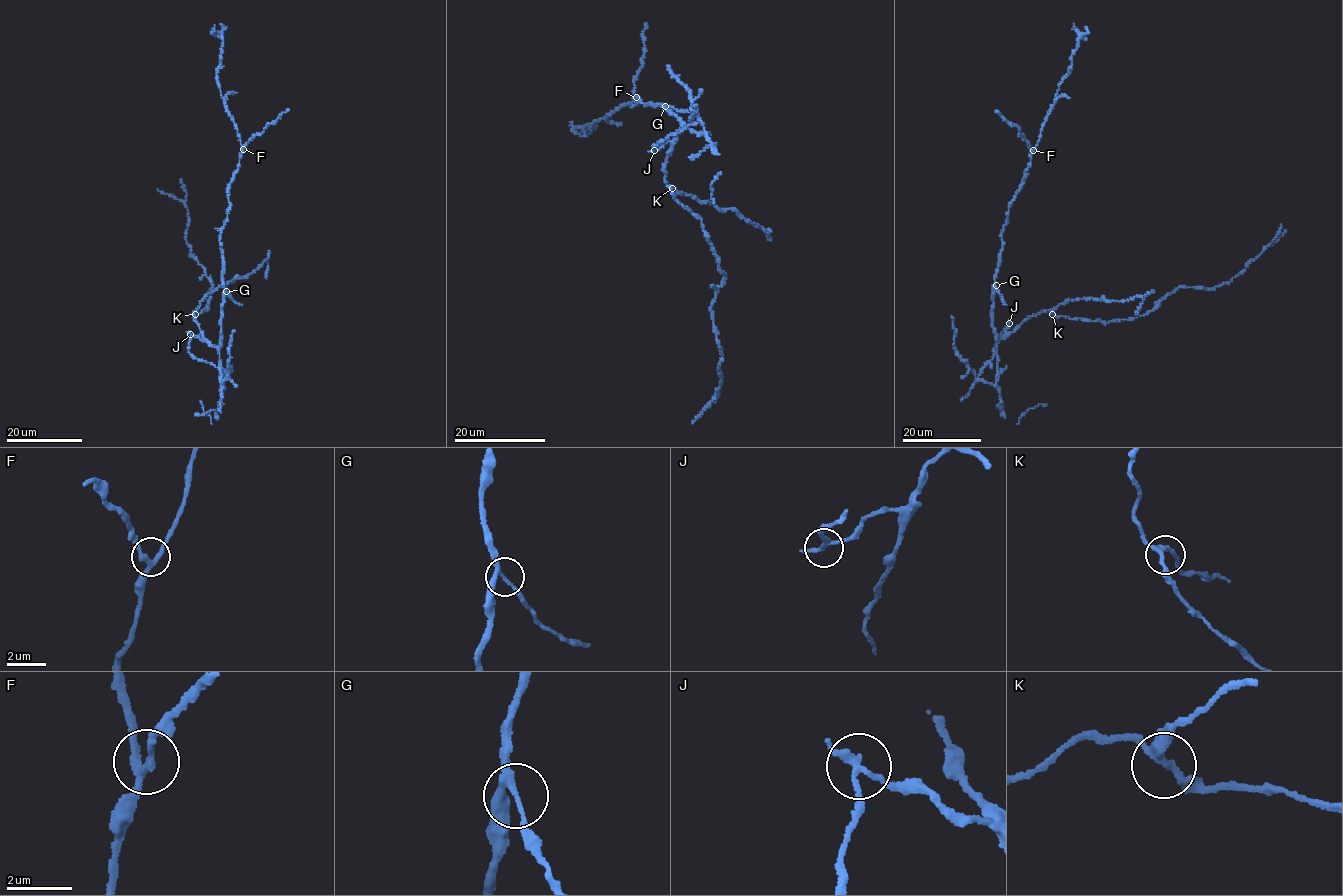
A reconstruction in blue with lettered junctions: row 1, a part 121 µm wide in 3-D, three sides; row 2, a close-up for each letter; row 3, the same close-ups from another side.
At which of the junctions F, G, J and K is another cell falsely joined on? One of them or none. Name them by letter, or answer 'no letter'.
J

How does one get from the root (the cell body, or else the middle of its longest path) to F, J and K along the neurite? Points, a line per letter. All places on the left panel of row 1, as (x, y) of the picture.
F: (218, 346), (224, 290), (220, 236), (230, 204), (229, 185), (243, 149)
J: (218, 346), (191, 334)
K: (218, 346), (203, 337), (194, 320), (193, 312), (195, 314)

